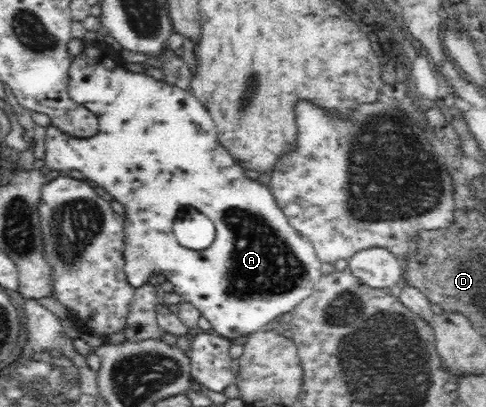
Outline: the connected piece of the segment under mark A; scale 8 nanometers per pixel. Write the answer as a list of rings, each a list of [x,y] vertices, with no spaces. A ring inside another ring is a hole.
[[[83,40],[83,48],[76,56],[72,57],[70,65],[70,81],[68,83],[67,93],[72,101],[79,105],[83,105],[89,112],[93,113],[98,120],[99,131],[90,138],[76,138],[69,136],[69,134],[61,132],[59,128],[49,125],[46,128],[44,138],[44,161],[47,167],[56,171],[77,171],[81,172],[85,181],[91,180],[97,186],[103,188],[113,200],[121,203],[123,207],[123,232],[125,232],[125,241],[123,241],[123,271],[126,273],[128,283],[133,288],[145,285],[151,276],[163,274],[167,281],[173,285],[173,291],[183,297],[184,301],[192,303],[204,317],[215,333],[219,336],[229,340],[241,337],[241,335],[248,336],[255,333],[259,327],[267,325],[269,321],[279,318],[291,311],[297,304],[302,303],[306,297],[309,297],[316,285],[323,275],[321,271],[322,261],[319,261],[315,248],[305,239],[292,225],[289,223],[287,216],[284,215],[282,209],[278,207],[275,196],[271,193],[269,187],[260,183],[257,179],[250,178],[249,175],[243,172],[239,165],[235,165],[235,158],[219,143],[218,133],[212,121],[211,115],[207,113],[207,109],[196,99],[192,92],[187,89],[177,88],[165,81],[158,81],[154,77],[150,77],[145,73],[140,74],[127,70],[124,65],[113,61],[111,55],[107,57],[100,57],[100,50],[98,43],[88,45]],[[197,211],[206,215],[213,223],[216,229],[216,235],[213,243],[207,249],[195,251],[194,249],[187,249],[182,247],[176,241],[174,234],[175,220],[186,212]]]

